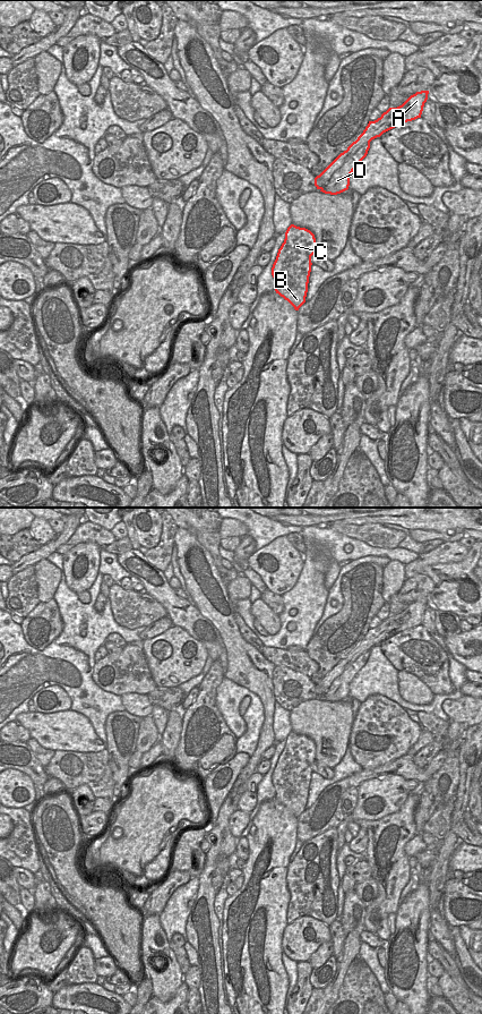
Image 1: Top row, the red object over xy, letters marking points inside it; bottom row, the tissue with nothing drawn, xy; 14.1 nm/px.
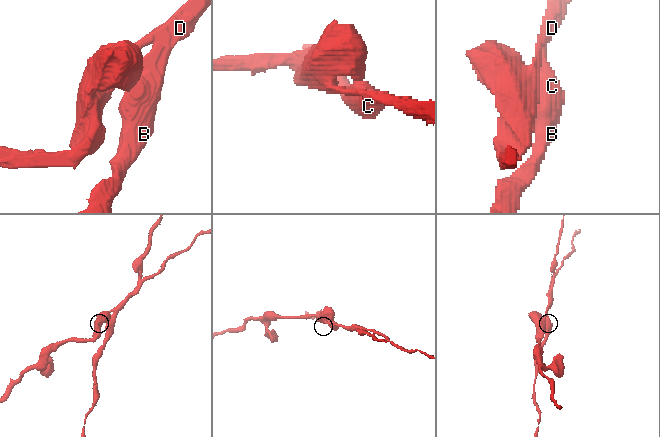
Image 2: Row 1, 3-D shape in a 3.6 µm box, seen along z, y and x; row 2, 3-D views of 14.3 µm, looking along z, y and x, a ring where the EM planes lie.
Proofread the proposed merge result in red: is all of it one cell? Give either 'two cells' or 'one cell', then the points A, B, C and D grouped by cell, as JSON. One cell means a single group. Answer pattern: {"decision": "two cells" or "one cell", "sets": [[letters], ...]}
{"decision": "two cells", "sets": [["A"], ["B", "C", "D"]]}

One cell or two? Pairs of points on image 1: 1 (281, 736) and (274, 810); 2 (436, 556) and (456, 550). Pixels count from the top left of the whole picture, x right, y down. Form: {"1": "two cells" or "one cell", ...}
{"1": "two cells", "2": "one cell"}

